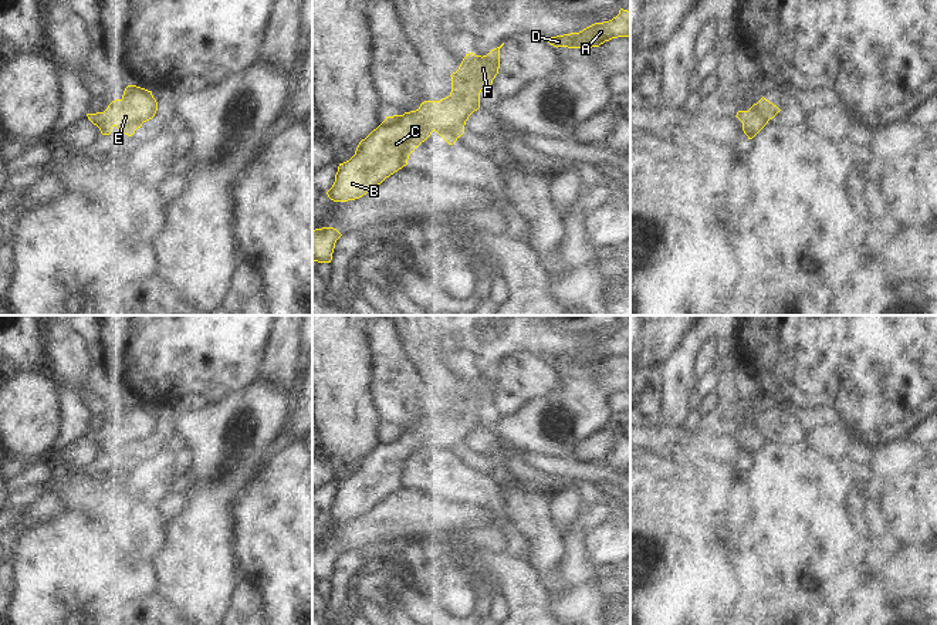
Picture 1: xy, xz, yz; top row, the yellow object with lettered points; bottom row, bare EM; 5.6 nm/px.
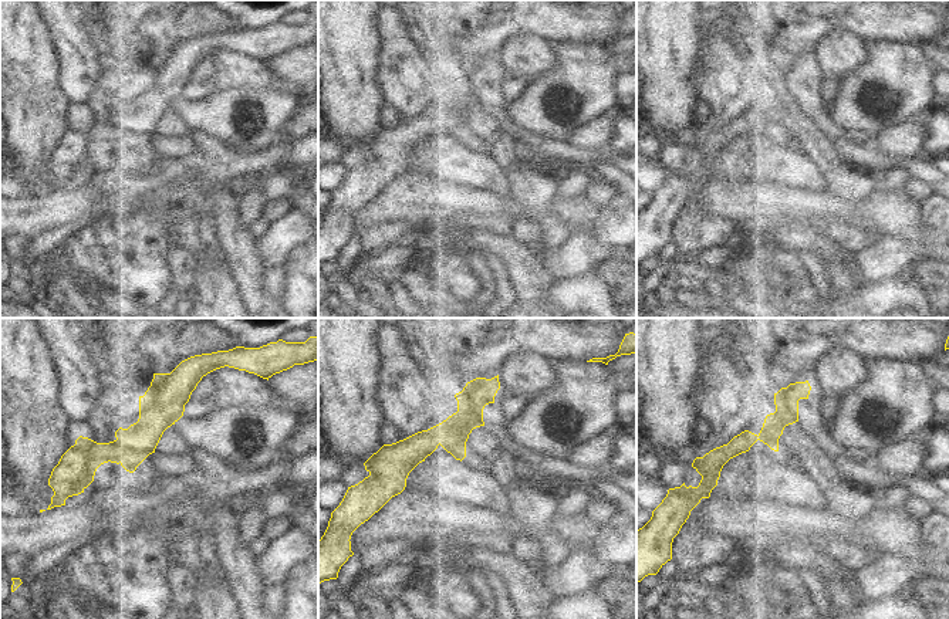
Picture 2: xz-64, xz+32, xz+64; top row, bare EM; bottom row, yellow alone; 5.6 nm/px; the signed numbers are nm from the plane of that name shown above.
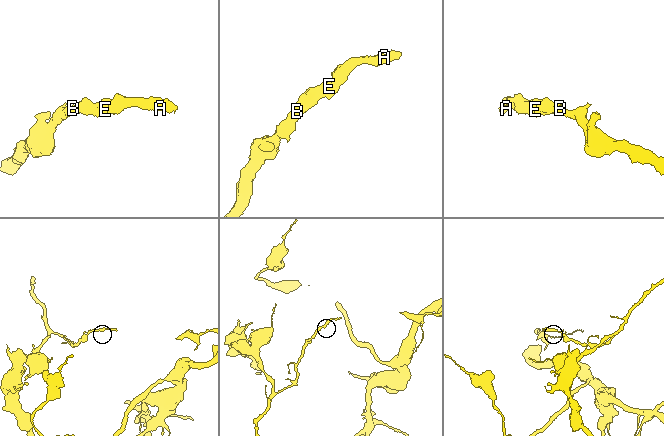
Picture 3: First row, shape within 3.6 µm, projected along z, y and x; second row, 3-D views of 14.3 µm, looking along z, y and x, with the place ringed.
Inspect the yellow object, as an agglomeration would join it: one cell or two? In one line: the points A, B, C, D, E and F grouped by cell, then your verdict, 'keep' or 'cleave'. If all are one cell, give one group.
A B C D E F; keep

